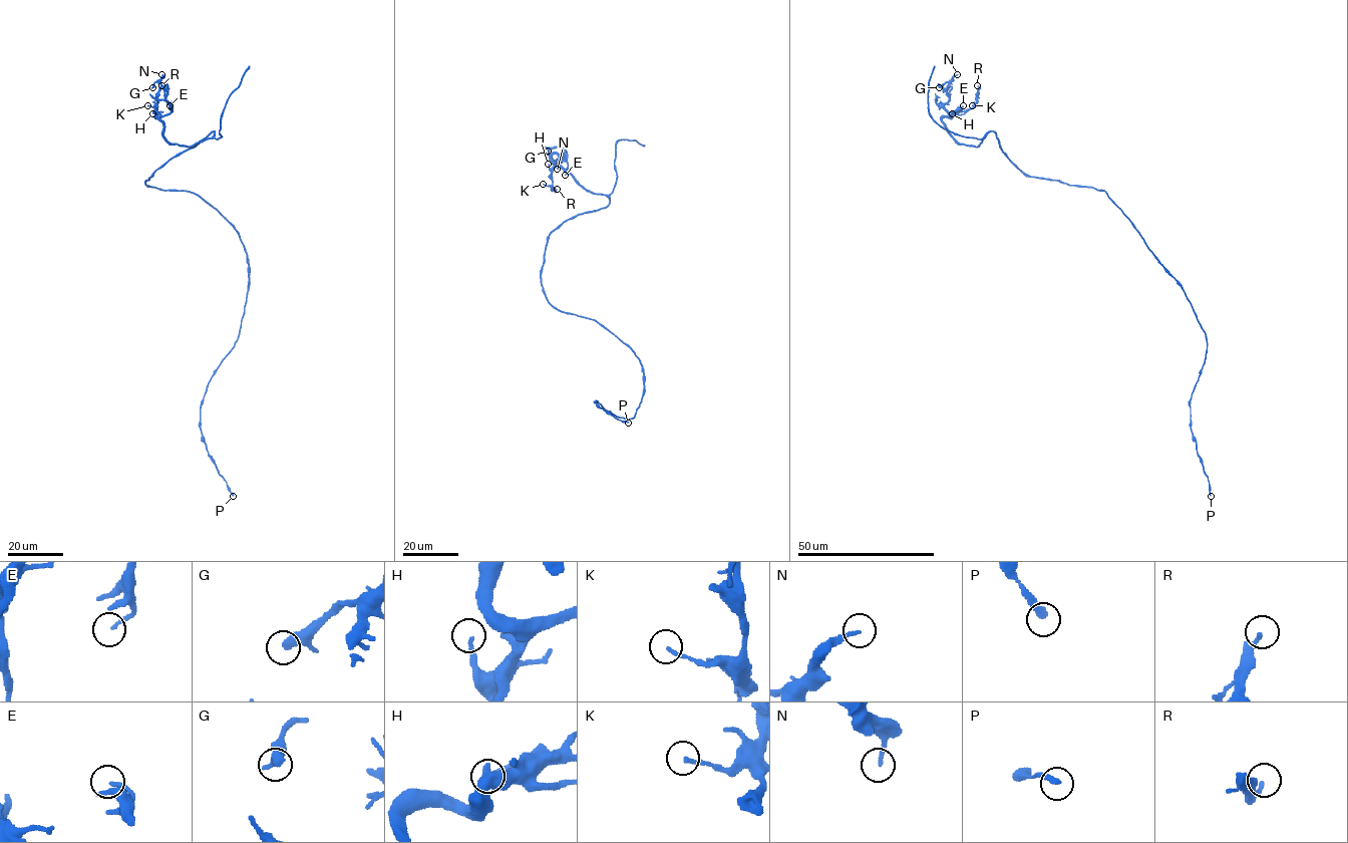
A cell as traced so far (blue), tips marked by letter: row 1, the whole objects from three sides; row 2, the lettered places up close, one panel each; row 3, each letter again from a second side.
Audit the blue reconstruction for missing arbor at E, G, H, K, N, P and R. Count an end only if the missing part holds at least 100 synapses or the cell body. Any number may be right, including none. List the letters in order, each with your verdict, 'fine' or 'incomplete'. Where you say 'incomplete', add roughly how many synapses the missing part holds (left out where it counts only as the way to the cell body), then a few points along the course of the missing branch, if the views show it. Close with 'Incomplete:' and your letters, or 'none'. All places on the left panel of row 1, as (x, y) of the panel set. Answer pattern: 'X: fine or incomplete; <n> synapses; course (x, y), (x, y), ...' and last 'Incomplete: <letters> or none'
E: fine
G: fine
H: fine
K: fine
N: fine
P: fine
R: fine
Incomplete: none

